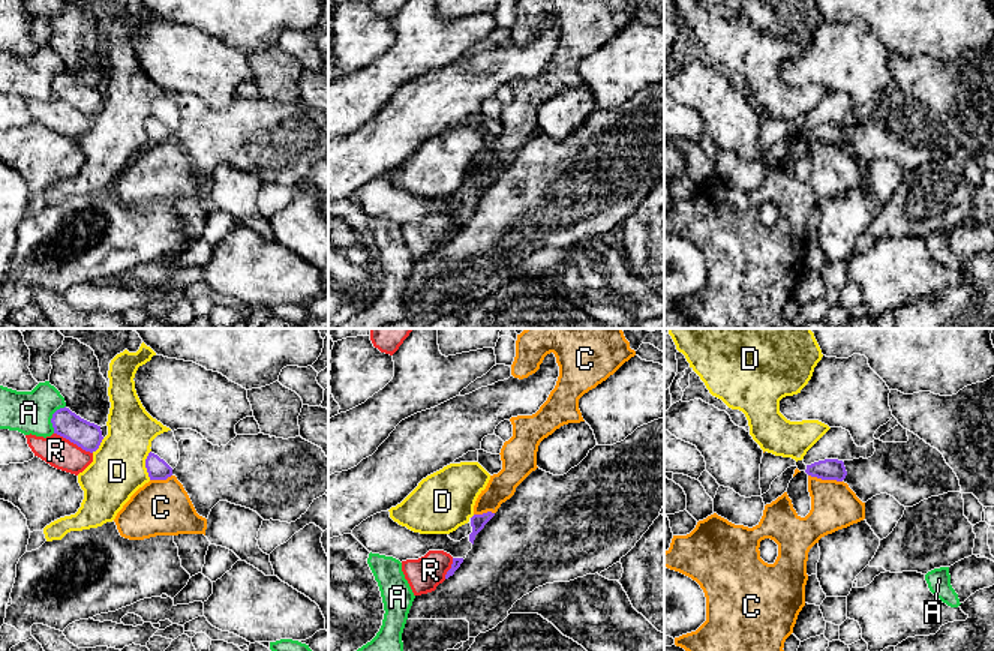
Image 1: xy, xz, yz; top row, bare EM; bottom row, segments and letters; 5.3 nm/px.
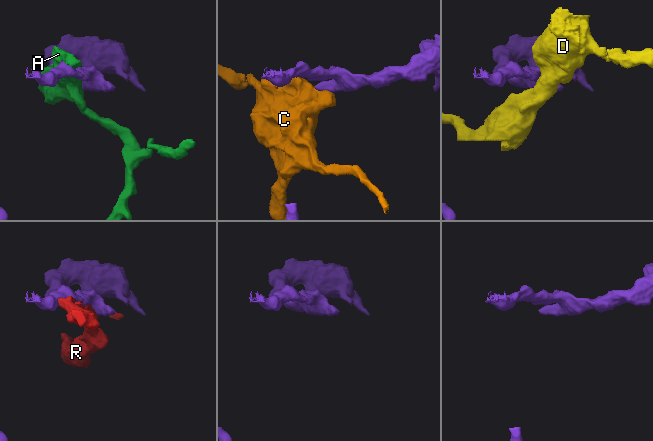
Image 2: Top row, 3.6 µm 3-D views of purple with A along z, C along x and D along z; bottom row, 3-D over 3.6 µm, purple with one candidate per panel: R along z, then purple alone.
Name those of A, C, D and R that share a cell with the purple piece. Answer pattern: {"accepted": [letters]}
{"accepted": []}

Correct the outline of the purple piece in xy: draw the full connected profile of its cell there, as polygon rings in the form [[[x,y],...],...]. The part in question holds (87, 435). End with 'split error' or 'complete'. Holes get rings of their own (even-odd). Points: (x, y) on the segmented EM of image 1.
[[[66,406],[52,414],[51,423],[54,434],[90,453],[96,452],[103,440],[100,426],[81,418]]] | complete

